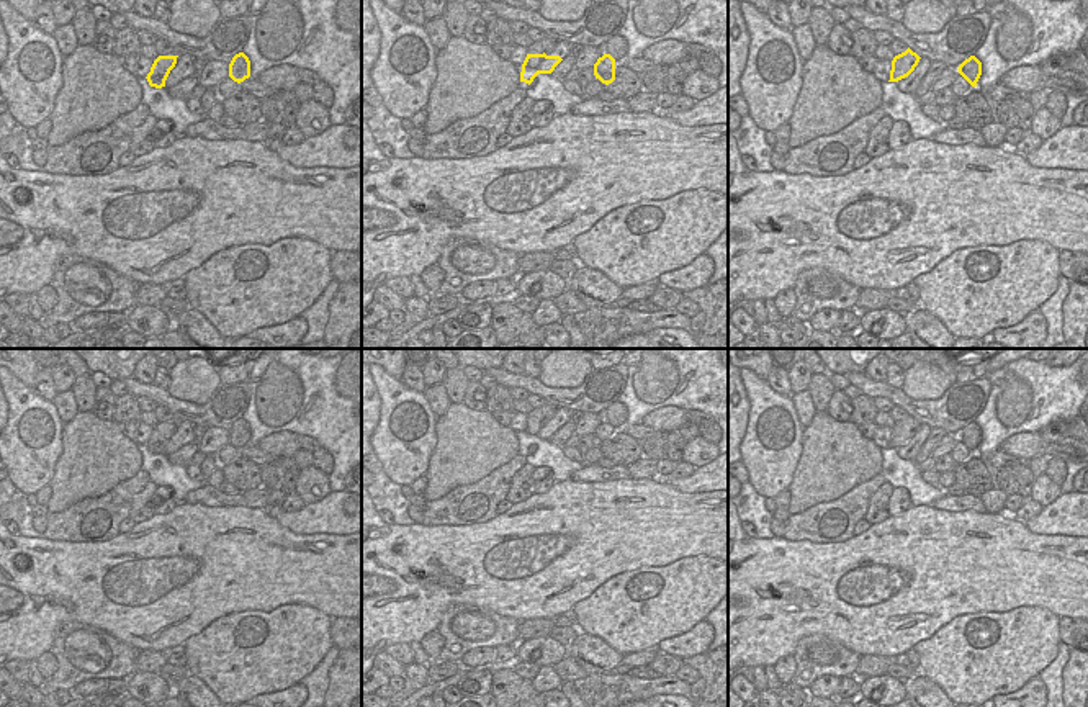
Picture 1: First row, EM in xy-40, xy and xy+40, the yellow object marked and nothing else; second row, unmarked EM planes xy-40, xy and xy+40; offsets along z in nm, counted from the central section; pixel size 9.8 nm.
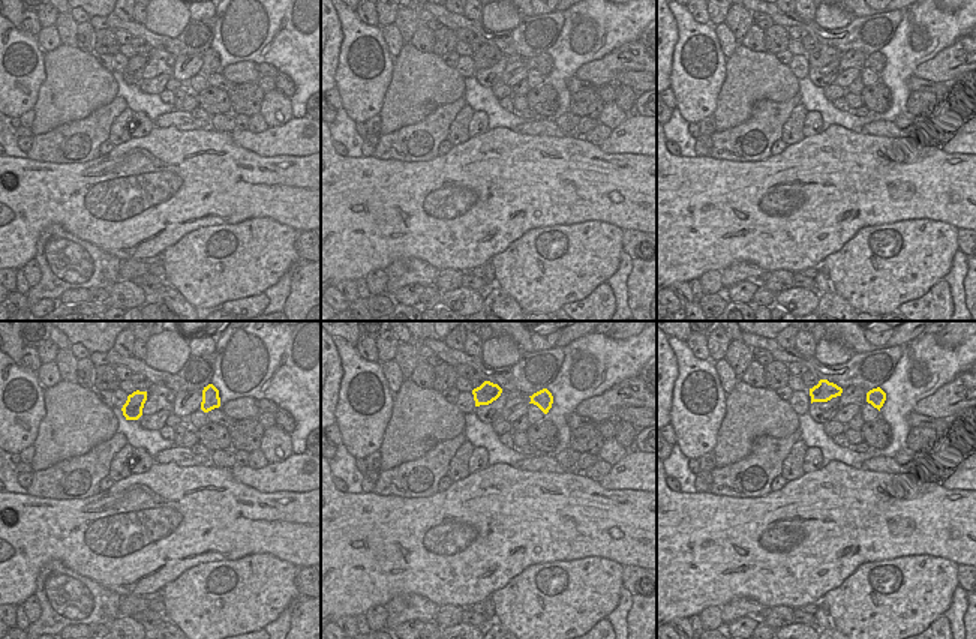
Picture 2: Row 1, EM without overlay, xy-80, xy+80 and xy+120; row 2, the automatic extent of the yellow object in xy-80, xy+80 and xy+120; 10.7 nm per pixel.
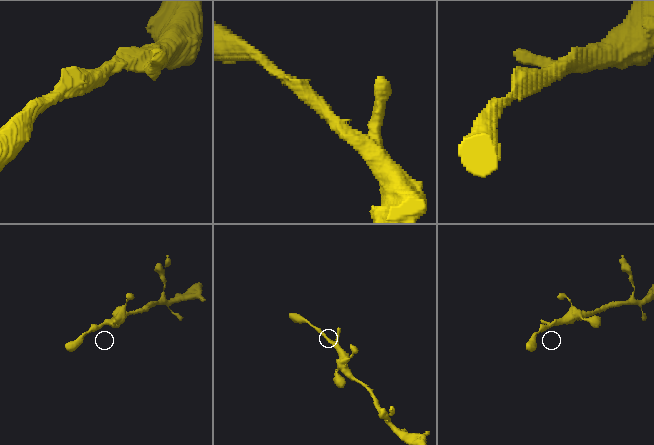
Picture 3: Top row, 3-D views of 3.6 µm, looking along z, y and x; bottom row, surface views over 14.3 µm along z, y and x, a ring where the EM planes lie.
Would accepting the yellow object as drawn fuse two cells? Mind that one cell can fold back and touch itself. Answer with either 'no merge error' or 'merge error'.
no merge error

